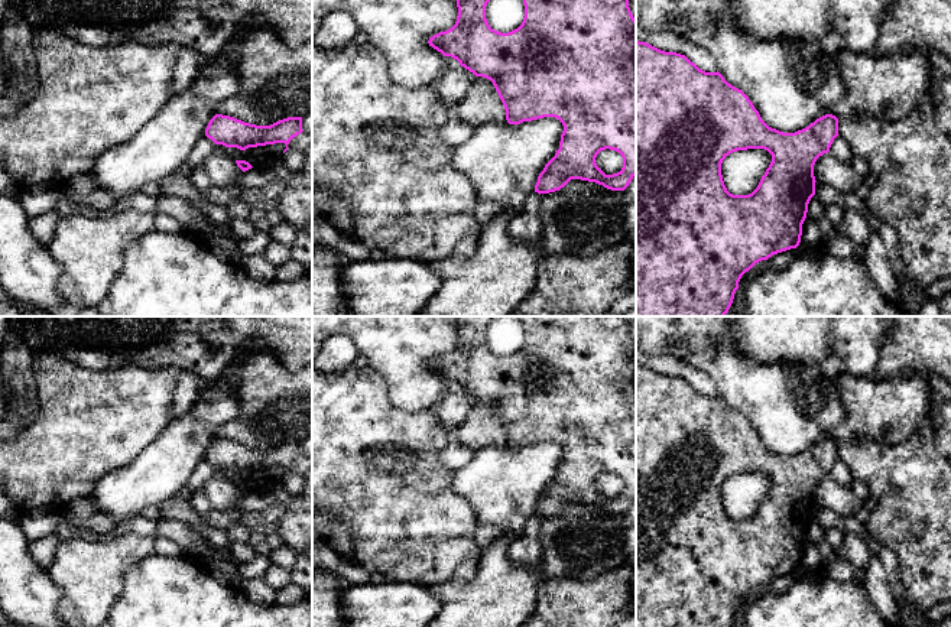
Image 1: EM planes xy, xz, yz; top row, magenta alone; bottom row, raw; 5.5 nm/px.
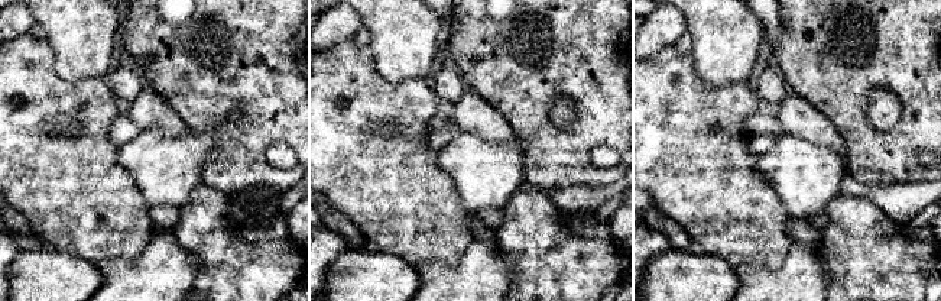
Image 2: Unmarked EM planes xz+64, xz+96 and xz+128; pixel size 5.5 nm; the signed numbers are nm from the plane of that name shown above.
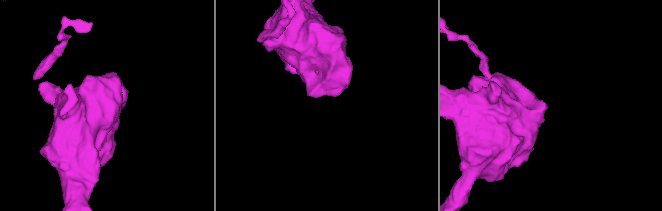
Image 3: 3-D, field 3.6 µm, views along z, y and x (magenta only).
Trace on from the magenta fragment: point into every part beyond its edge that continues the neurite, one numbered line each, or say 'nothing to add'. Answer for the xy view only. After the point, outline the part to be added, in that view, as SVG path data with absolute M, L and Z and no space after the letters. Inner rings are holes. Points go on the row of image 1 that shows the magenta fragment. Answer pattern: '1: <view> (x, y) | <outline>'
nothing to add

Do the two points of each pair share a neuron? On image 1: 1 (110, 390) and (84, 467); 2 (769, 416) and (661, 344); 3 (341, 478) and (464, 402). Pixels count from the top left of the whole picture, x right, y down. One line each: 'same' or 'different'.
1: same
2: same
3: different

